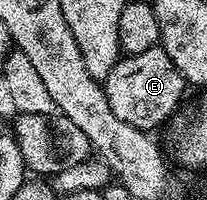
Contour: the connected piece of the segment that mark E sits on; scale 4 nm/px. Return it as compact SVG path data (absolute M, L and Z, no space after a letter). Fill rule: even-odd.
M160 46L150 48L146 52L138 52L121 57L120 61L114 64L110 73L102 79L104 95L106 100L110 100L110 108L114 111L114 116L126 124L130 124L139 130L155 131L155 126L160 126L176 110L176 105L180 102L180 97L186 91L184 77L178 72L174 60Z

